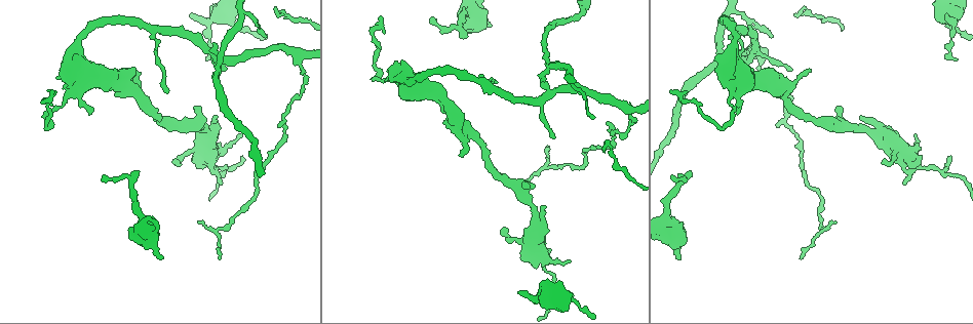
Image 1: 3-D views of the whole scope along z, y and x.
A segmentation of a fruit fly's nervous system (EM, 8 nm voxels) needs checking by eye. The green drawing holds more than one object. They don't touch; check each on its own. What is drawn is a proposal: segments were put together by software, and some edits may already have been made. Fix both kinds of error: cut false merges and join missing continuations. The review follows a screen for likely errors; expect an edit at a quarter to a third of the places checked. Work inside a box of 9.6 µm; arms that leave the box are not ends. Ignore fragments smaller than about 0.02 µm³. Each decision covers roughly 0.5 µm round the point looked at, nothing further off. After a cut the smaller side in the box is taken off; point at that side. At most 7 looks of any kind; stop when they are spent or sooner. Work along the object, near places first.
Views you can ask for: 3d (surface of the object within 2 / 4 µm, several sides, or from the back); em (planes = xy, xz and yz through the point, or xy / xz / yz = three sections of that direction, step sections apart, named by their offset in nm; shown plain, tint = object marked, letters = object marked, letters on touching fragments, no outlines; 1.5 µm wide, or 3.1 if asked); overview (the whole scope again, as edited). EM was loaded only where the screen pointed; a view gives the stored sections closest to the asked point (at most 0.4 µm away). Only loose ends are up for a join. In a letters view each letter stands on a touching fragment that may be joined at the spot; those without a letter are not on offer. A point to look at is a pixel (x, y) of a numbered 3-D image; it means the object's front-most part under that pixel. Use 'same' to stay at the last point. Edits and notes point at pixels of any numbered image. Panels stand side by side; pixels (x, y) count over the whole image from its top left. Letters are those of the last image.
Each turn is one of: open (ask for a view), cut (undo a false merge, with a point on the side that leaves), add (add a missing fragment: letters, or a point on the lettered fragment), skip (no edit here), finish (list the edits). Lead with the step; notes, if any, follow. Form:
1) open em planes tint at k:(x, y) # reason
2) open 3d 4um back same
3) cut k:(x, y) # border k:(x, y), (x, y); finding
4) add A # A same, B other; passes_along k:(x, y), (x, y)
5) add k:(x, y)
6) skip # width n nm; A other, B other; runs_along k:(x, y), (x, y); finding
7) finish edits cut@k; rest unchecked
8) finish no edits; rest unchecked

open em yz step 4 letters at 1:(691, 172) # free end

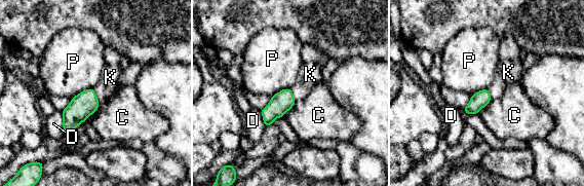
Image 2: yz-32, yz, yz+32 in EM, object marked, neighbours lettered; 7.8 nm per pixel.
add K # C other, D other, K same, P other; passes_along 2:(84, 104), (95, 96), (110, 77); the neuron continues

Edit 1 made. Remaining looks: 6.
open 3d 2um at 1:(489, 26)

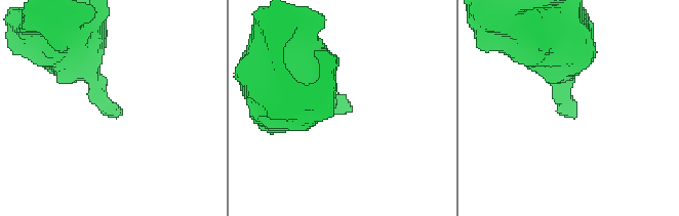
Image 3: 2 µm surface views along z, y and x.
open em planes letters at 3:(118, 114)

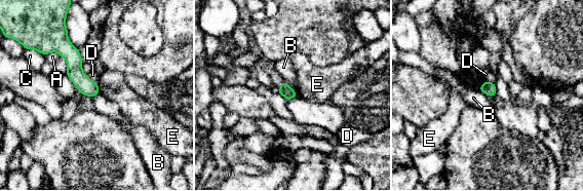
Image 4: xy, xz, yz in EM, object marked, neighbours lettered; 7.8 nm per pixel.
skip # longest_contact B 170 nm; A other, B other, C other, D other, E other; runs_along 4:(64, 40), (75, 74), (92, 93); no lettered fragment goes on from it

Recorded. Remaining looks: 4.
finish edits add@2; rest unchecked

